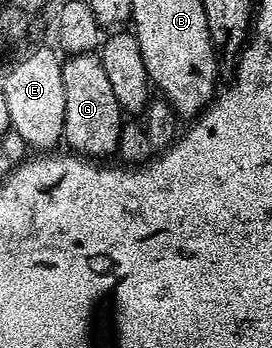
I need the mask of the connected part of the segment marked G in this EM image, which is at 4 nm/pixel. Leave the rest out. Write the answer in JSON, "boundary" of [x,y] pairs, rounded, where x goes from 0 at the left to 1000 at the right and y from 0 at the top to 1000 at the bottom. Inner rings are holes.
{"boundary":[[[276,152],[268,158],[246,161],[239,172],[228,175],[228,213],[235,216],[235,405],[261,431],[283,434],[290,443],[313,445],[335,457],[390,457],[390,451],[408,440],[408,445],[430,443],[434,434],[434,402],[441,399],[441,376],[449,374],[456,356],[456,319],[441,307],[441,296],[426,284],[426,270],[412,264],[412,250],[397,241],[397,216],[382,207],[382,193],[375,190],[371,161],[349,158],[346,152]]]}

